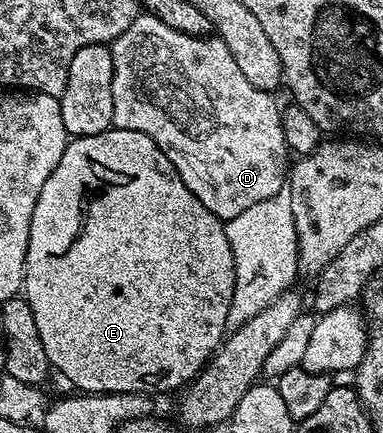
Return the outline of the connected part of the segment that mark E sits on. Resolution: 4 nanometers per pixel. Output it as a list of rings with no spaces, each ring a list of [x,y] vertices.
[[[113,127],[102,131],[98,135],[74,137],[69,140],[66,151],[62,151],[62,159],[58,159],[58,165],[54,167],[54,171],[50,171],[50,177],[46,179],[46,183],[42,183],[42,191],[38,195],[38,203],[34,203],[34,215],[30,219],[30,239],[28,240],[28,250],[26,251],[24,287],[22,290],[22,296],[28,302],[30,311],[34,311],[34,323],[38,323],[38,335],[42,335],[42,347],[46,347],[48,364],[55,372],[57,369],[70,384],[77,385],[78,388],[76,389],[81,394],[138,393],[147,395],[147,393],[168,393],[171,389],[181,388],[180,390],[183,390],[189,382],[200,374],[200,370],[212,360],[216,350],[220,348],[226,336],[230,299],[233,295],[234,257],[230,251],[230,241],[226,239],[224,222],[204,206],[202,199],[198,199],[192,194],[190,187],[186,187],[186,183],[182,183],[178,171],[170,163],[170,159],[166,159],[166,155],[158,147],[158,143],[154,143],[154,139],[150,139],[150,135],[142,135],[142,131],[126,131],[125,129]]]

